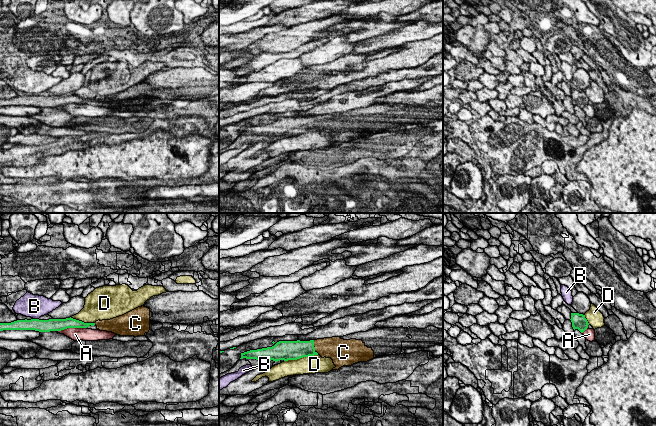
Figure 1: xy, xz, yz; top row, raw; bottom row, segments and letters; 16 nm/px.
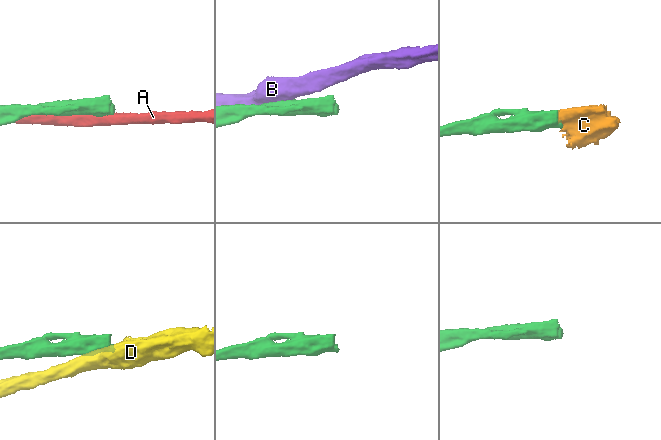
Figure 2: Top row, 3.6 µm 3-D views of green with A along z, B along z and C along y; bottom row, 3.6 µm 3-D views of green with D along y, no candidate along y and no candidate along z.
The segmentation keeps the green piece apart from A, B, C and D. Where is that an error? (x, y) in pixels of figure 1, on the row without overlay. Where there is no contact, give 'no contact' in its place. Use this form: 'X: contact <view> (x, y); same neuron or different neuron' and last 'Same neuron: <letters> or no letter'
A: contact xy (71, 103); different neuron
B: contact xy (36, 95); different neuron
C: contact xz (314, 123); same neuron
D: contact xz (301, 133); different neuron
Same neuron: C

